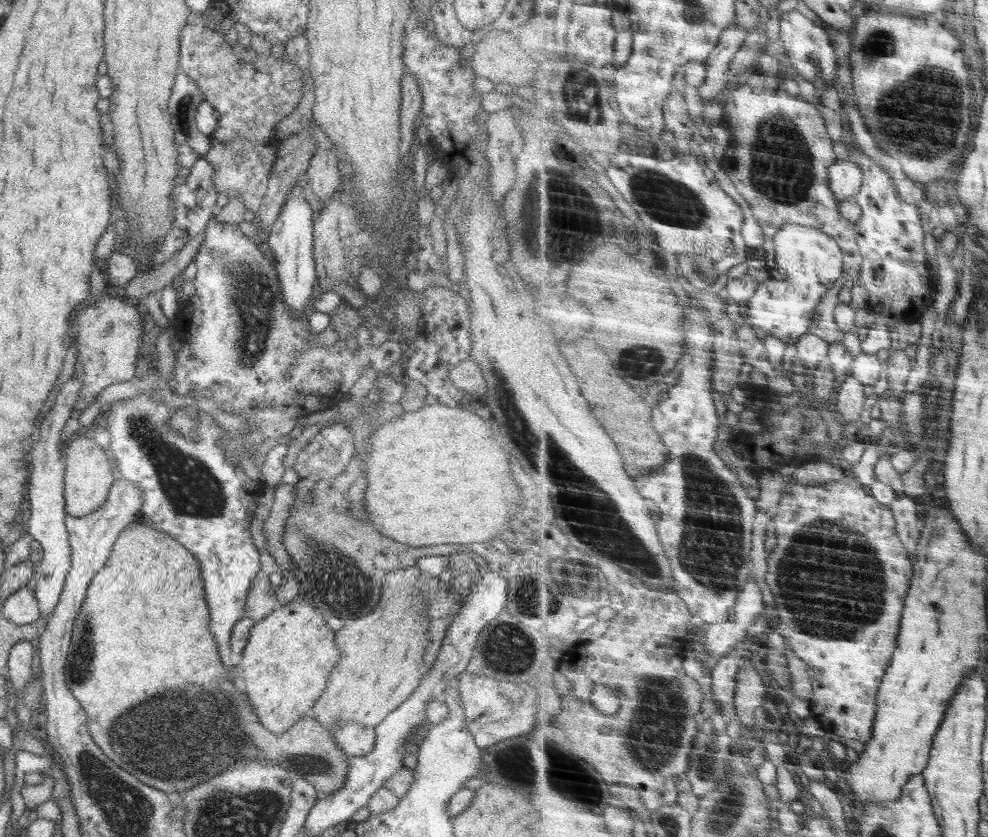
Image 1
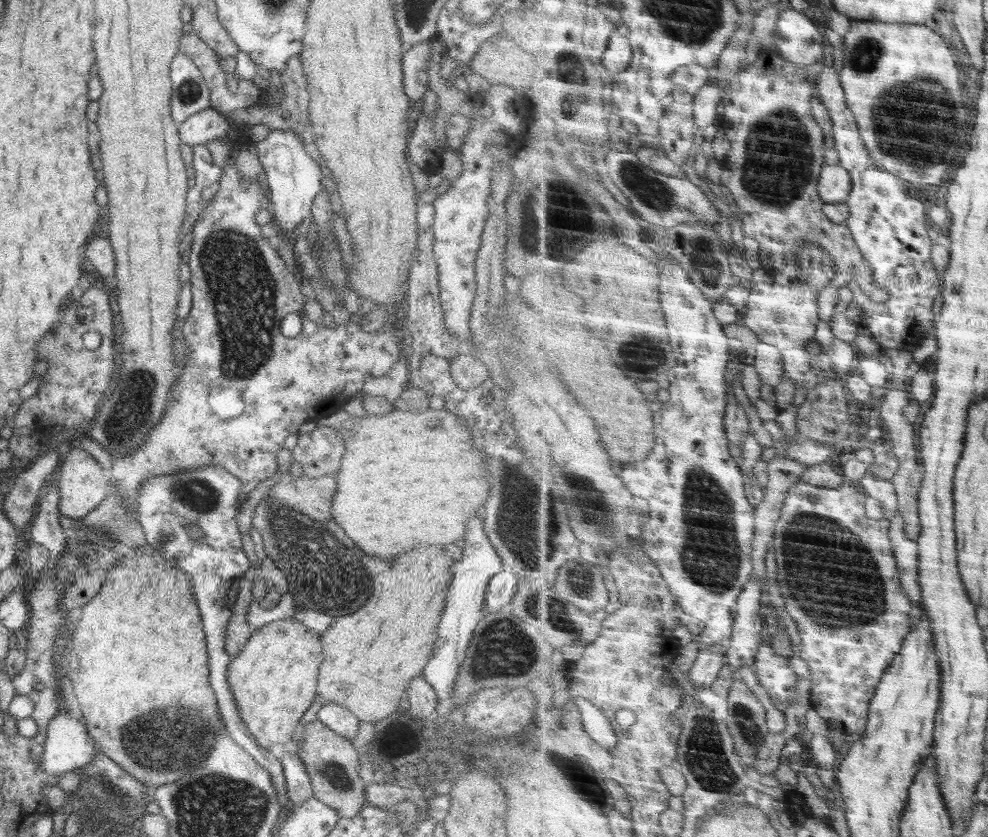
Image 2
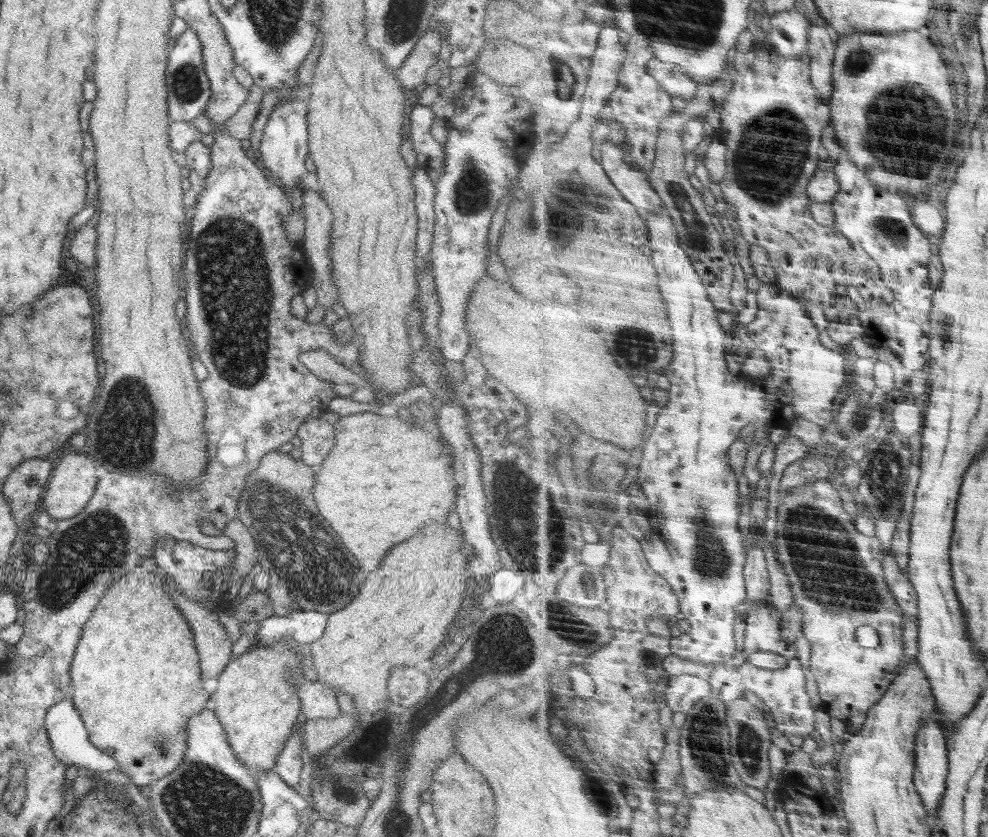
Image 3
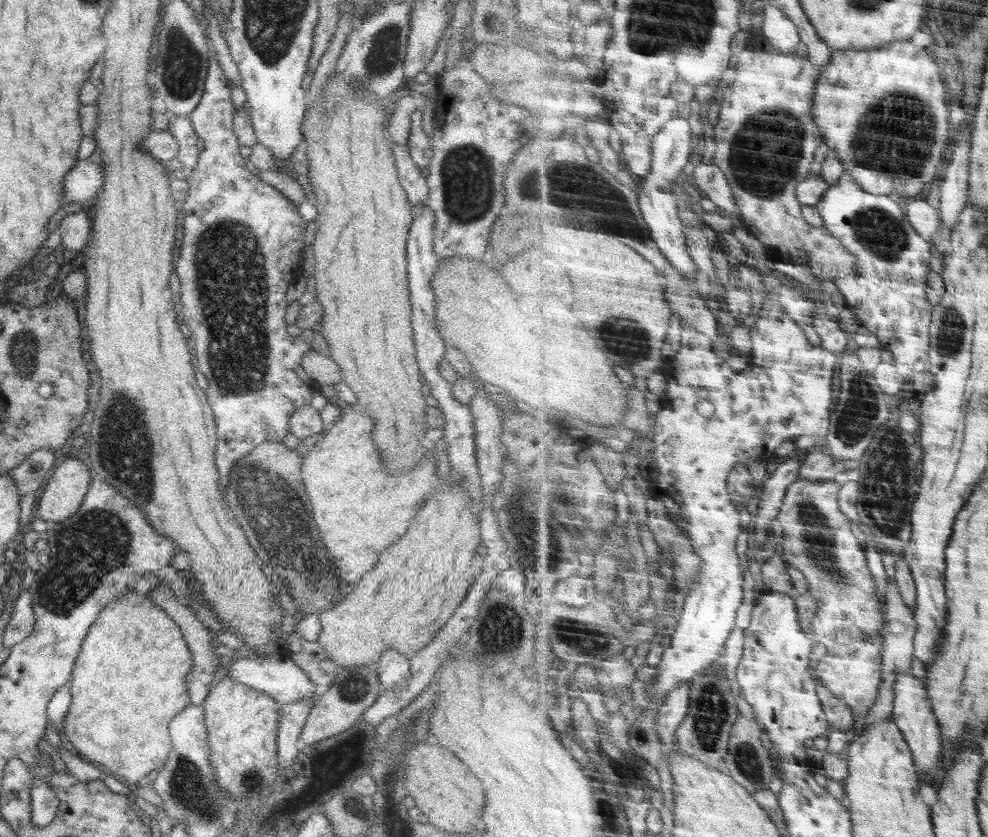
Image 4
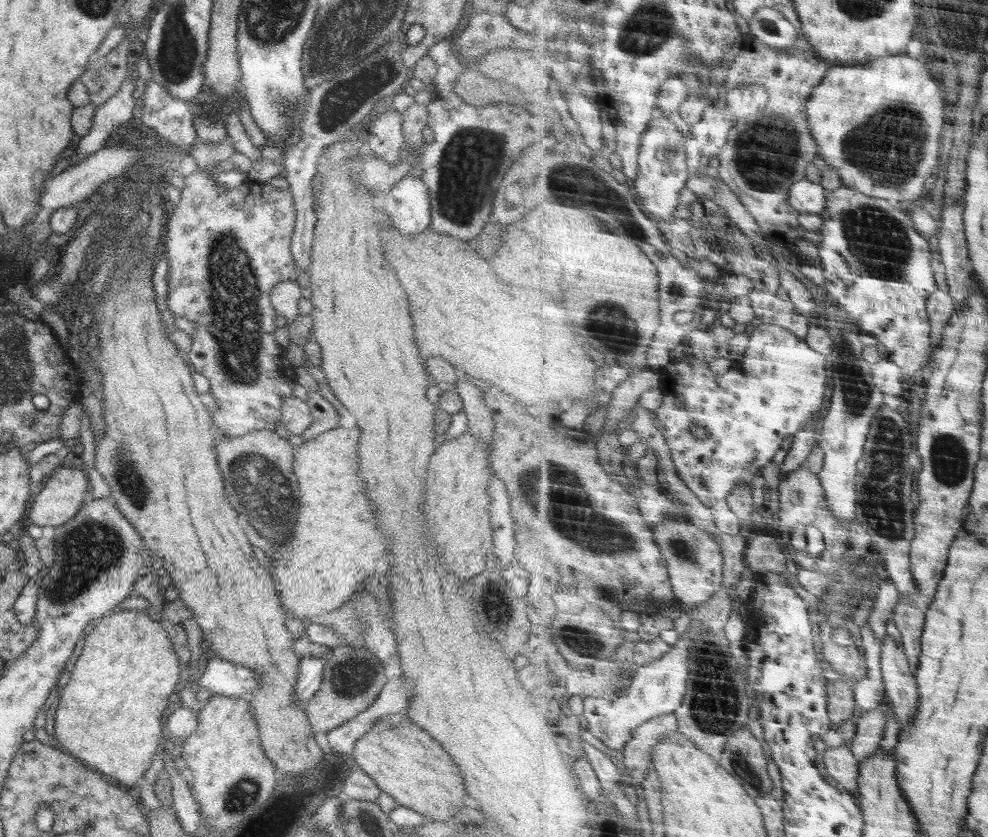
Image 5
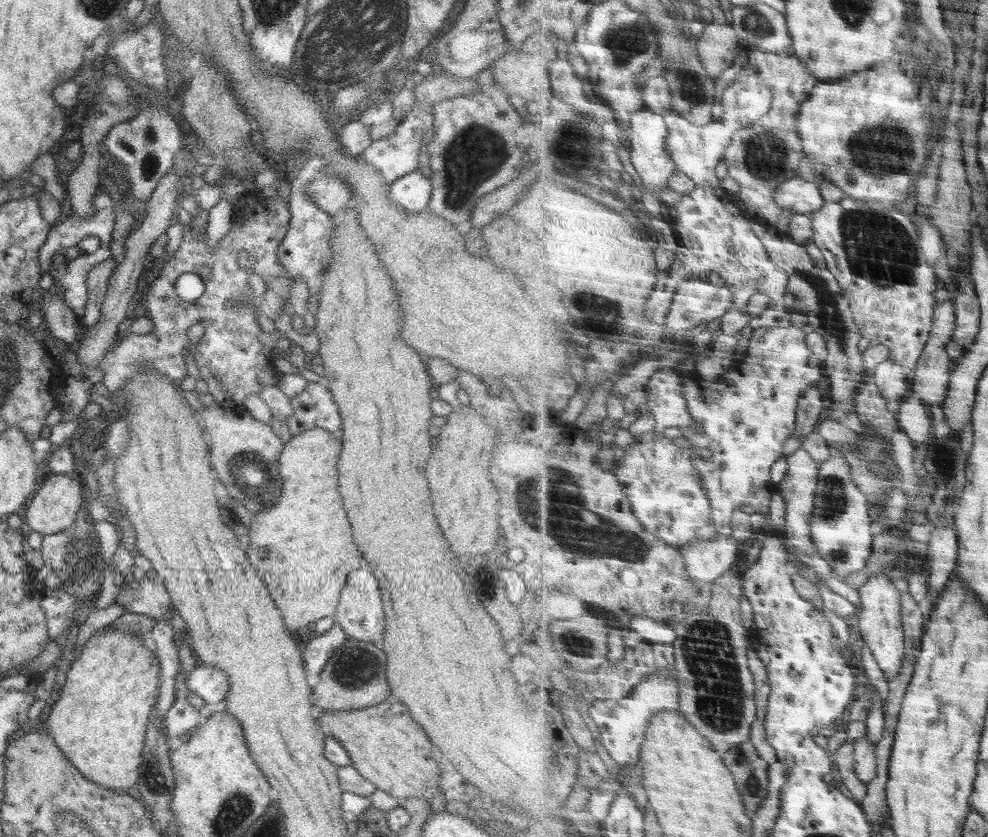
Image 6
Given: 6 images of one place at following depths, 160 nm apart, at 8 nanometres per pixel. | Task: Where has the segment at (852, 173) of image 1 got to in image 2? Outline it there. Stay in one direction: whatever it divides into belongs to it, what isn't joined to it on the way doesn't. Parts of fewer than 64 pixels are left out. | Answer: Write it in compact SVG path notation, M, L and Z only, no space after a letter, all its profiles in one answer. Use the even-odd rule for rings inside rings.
M841 164L823 168L819 191L826 203L845 202L853 188L853 178L847 168Z

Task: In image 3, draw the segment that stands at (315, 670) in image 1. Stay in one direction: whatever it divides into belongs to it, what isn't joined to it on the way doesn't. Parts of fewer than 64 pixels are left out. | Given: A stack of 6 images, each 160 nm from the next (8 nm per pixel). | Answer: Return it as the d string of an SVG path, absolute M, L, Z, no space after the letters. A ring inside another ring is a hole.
M282 638L264 646L252 645L226 665L217 677L216 690L209 695L209 700L216 704L213 712L228 734L232 751L253 773L274 769L301 712L301 698L291 680L303 674L300 659L292 648Z

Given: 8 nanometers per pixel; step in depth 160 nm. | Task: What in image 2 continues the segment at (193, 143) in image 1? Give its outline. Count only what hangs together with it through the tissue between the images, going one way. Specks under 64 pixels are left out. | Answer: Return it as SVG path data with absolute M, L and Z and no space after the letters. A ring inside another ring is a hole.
M179 50L172 60L171 115L176 124L184 122L192 114L210 107L210 89L192 60Z

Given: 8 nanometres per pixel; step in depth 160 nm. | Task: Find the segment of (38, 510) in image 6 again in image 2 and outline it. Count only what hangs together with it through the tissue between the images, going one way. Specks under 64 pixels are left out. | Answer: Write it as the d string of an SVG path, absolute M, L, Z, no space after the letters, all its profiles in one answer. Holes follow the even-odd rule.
M78 446L66 454L66 458L58 464L54 475L60 490L60 512L72 520L84 519L86 514L96 508L97 504L102 502L111 491L107 470L102 468L92 455Z

